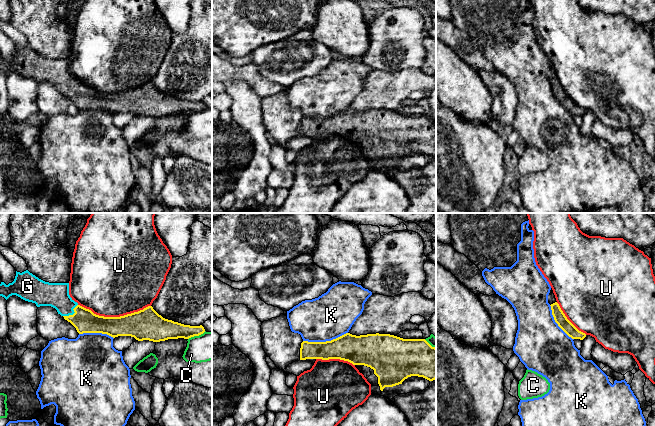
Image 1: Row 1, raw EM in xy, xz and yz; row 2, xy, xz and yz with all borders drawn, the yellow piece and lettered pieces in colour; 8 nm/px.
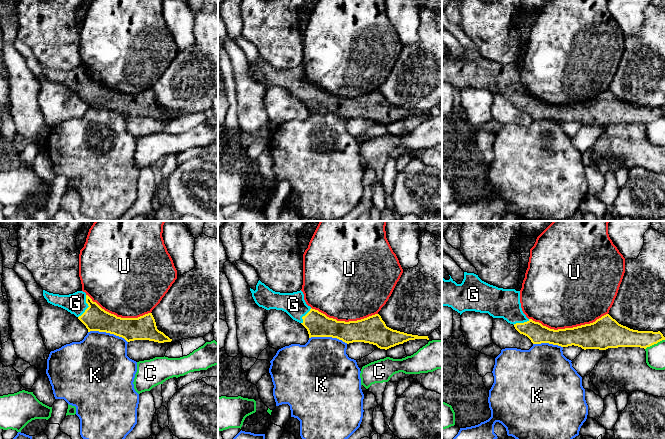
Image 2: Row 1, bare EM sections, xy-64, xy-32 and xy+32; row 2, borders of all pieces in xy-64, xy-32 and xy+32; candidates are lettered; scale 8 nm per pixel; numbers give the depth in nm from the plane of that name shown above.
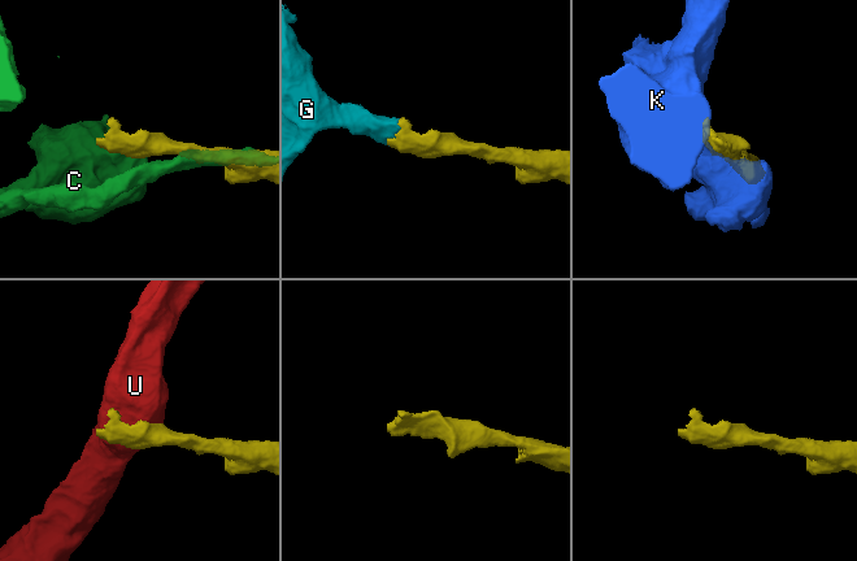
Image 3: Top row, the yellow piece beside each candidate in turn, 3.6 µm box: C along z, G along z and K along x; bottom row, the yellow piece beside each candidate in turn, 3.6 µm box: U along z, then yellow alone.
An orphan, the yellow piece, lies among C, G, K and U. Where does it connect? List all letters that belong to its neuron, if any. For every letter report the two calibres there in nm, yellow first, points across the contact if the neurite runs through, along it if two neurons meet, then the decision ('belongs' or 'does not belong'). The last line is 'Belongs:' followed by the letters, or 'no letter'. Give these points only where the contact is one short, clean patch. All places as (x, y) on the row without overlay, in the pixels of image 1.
C: 160/220 nm | does not belong
G: 190/200 nm | across xy (84, 96), (73, 90), (56, 71) | belongs
K: 220/360 nm | does not belong
U: 240/500 nm | does not belong
Belongs: G

